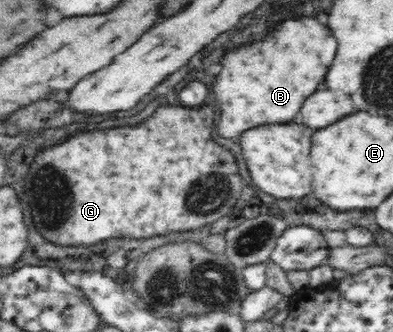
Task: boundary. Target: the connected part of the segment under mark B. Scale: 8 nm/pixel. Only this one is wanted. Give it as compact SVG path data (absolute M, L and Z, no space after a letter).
M308 17L284 21L262 43L246 47L246 55L228 55L222 77L214 85L220 103L220 135L234 139L248 129L294 121L304 101L318 91L334 57L334 35Z

